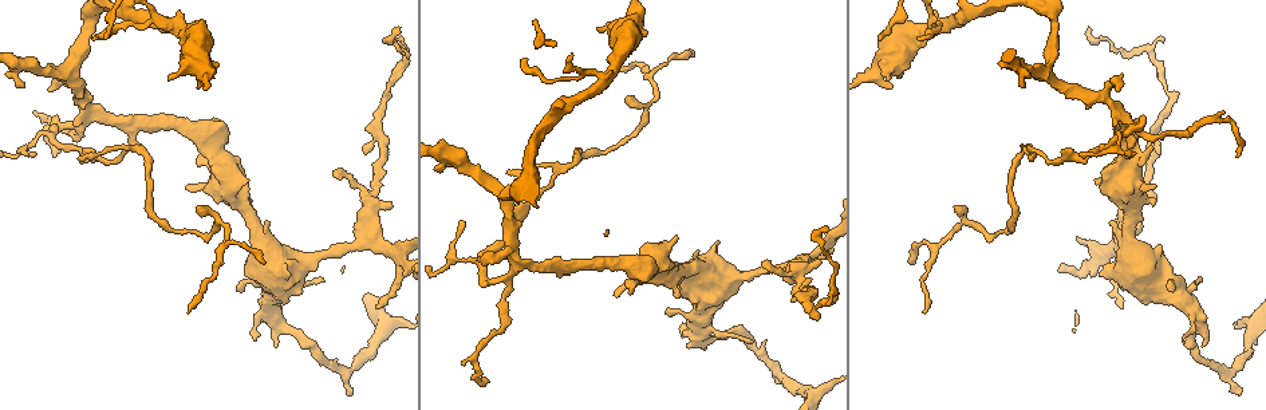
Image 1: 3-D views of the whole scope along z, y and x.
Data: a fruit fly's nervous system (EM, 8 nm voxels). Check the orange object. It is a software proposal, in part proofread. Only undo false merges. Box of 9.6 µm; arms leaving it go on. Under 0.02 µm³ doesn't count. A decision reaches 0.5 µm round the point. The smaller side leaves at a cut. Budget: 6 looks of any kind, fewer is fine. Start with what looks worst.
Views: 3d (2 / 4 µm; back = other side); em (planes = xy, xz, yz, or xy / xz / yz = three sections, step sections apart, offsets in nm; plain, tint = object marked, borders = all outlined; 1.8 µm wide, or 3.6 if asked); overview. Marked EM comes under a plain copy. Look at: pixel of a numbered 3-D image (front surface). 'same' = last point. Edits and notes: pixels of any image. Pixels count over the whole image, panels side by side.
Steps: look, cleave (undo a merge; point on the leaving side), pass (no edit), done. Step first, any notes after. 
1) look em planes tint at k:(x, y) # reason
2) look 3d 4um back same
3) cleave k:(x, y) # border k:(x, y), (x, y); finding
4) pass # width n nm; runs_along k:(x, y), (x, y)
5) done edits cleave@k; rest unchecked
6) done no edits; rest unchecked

look em xy step 4 tint at 1:(1193, 312)

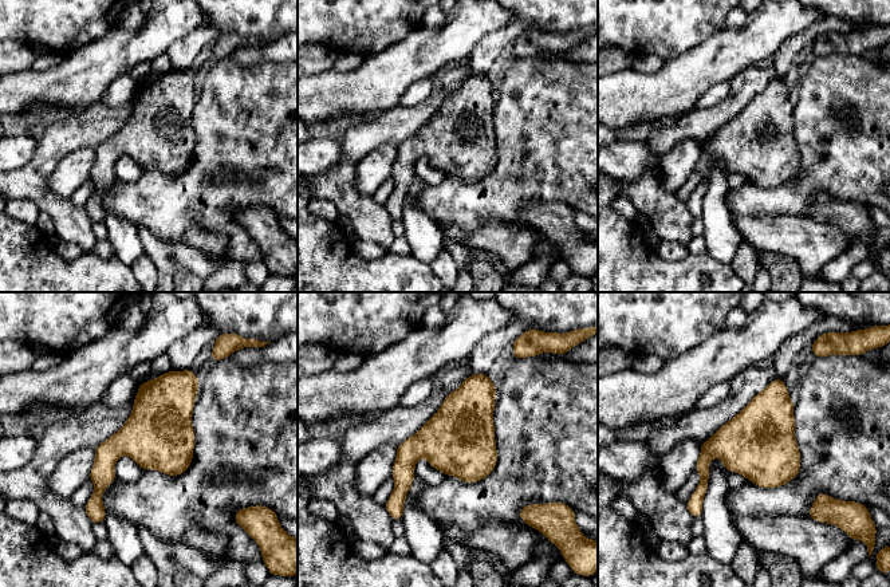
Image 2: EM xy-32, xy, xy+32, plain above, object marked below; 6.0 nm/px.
look em planes borders same

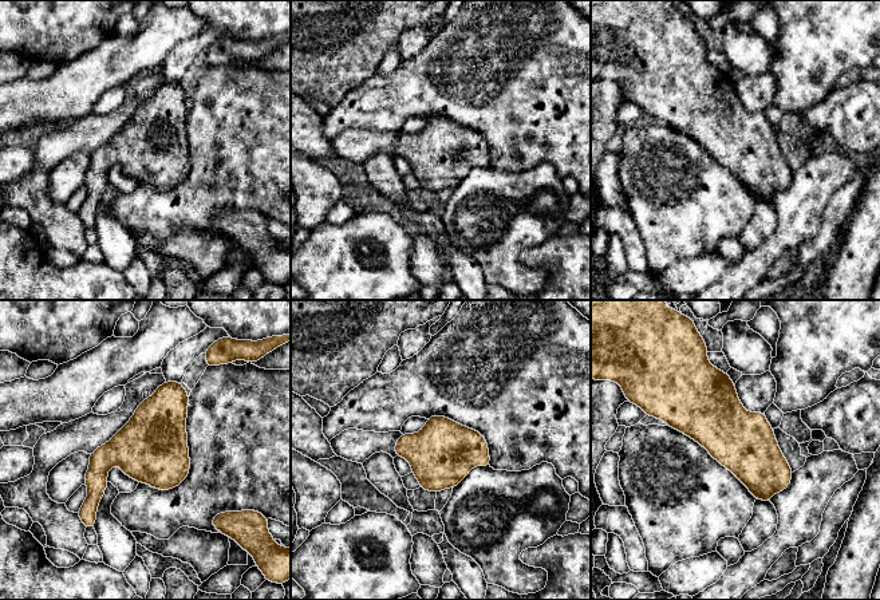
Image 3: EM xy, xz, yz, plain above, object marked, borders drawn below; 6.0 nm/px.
pass # continuous, no second neuron

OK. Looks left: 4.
look em planes borders at 1:(369, 201)

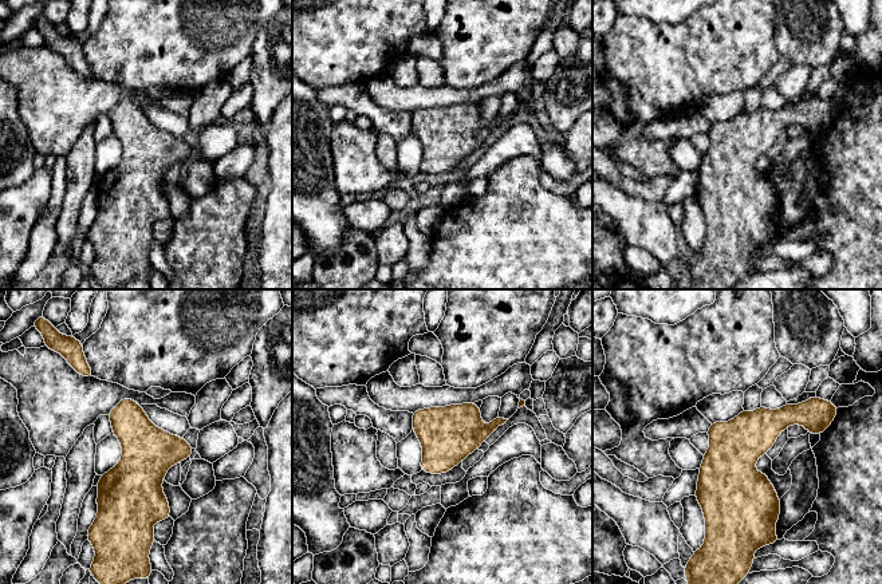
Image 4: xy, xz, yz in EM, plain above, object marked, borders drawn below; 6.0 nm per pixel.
pass # width 300 nm; continuous, no second neuron

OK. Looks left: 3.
look em planes tint at 1:(173, 29) # abrupt turn

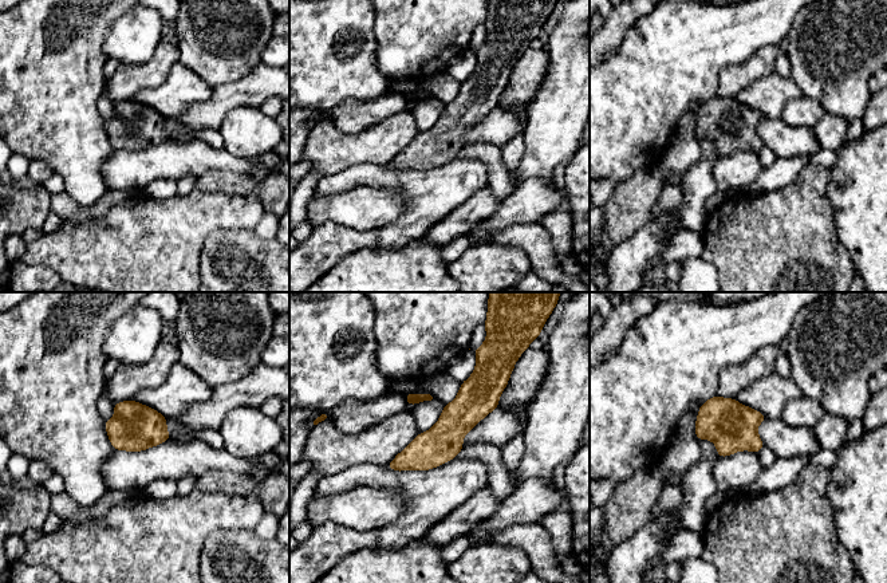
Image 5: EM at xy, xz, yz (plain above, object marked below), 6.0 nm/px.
pass # runs_along 5:(481, 374), (476, 400), (393, 465); continuous, no second neuron

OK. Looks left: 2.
done no edits; rest unchecked

